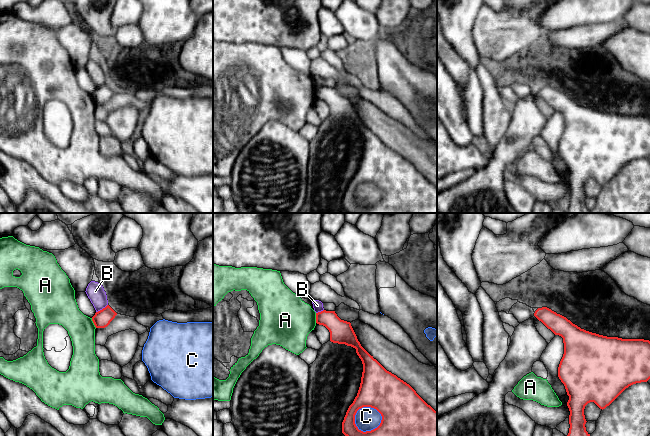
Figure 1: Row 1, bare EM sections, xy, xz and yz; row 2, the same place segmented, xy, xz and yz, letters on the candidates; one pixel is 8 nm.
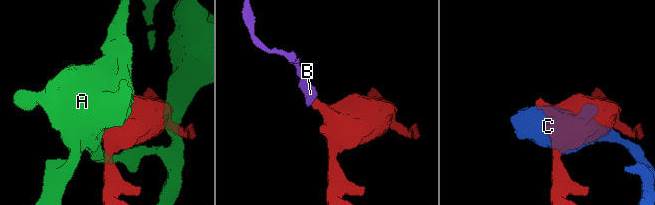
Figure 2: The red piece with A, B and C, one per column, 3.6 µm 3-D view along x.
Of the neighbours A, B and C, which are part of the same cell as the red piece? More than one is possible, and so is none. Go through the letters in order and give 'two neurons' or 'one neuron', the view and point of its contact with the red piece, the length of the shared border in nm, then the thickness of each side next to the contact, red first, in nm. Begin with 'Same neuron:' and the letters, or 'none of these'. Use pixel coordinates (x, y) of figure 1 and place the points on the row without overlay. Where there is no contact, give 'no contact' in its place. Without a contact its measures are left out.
Same neuron: none of these
A: two neurons; contact xy (93, 98); length 90 nm; calibres 140 and 220 nm
B: two neurons; contact xy (102, 85); length 120 nm; calibres 140 and 140 nm
C: two neurons; contact xz (371, 206); length 240 nm; calibres 400 and 190 nm

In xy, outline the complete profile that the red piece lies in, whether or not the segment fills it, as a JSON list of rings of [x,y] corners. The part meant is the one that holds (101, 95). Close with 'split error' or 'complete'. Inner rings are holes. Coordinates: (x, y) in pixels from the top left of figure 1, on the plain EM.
[[[107,81],[105,84],[95,89],[92,93],[92,97],[96,104],[105,104],[116,91],[117,89],[109,81]]]; complete

